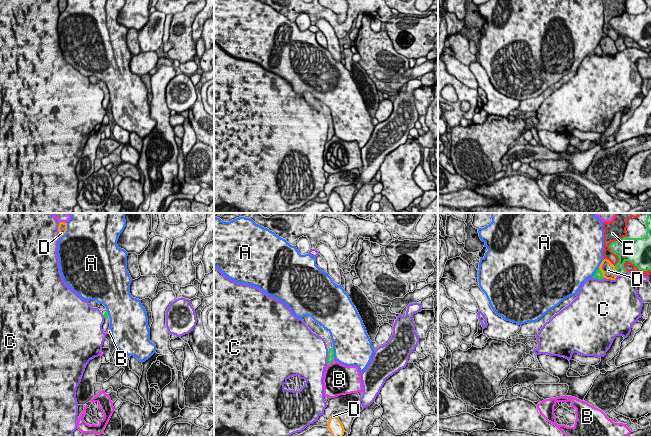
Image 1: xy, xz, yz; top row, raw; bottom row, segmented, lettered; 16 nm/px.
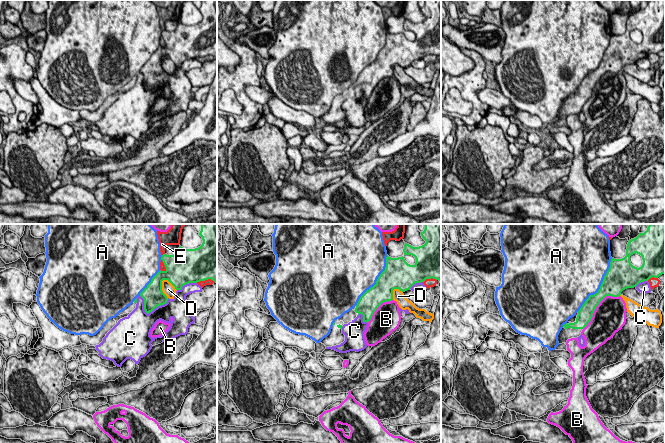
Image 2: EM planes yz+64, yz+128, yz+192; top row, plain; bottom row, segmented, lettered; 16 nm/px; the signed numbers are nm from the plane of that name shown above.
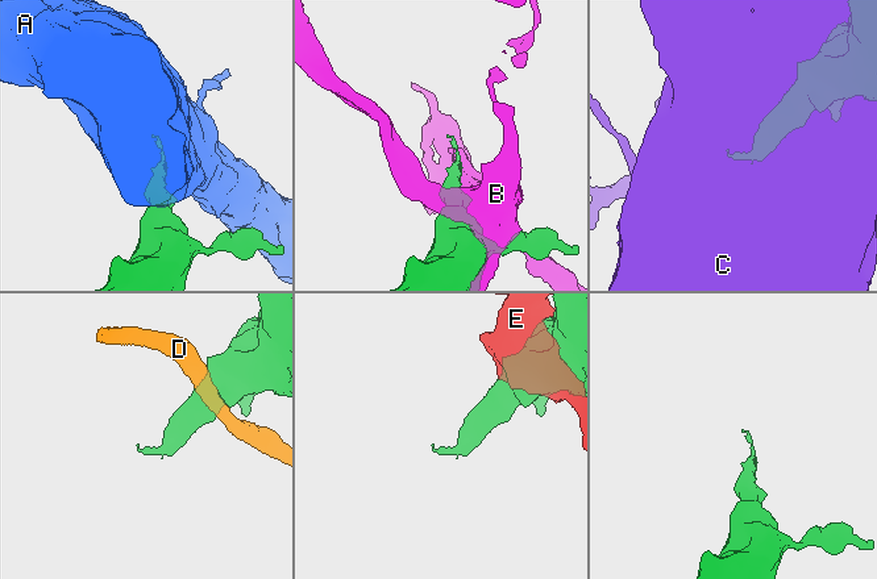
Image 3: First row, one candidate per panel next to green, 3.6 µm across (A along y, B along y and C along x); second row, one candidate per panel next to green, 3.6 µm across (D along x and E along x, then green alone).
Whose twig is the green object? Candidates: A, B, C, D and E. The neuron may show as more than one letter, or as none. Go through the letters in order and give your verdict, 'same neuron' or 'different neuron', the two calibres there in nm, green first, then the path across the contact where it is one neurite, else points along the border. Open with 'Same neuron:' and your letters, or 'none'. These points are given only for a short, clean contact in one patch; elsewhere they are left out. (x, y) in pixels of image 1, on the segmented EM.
Same neuron: none
A: different neuron; 100 nm thick on the green side, 480 nm on the other
B: different neuron; 100 nm thick on the green side, 420 nm on the other
C: different neuron; 100 nm thick on the green side, 480 nm on the other
D: different neuron; 130 nm thick on the green side, 240 nm on the other
E: different neuron; 320 nm thick on the green side, 280 nm on the other

